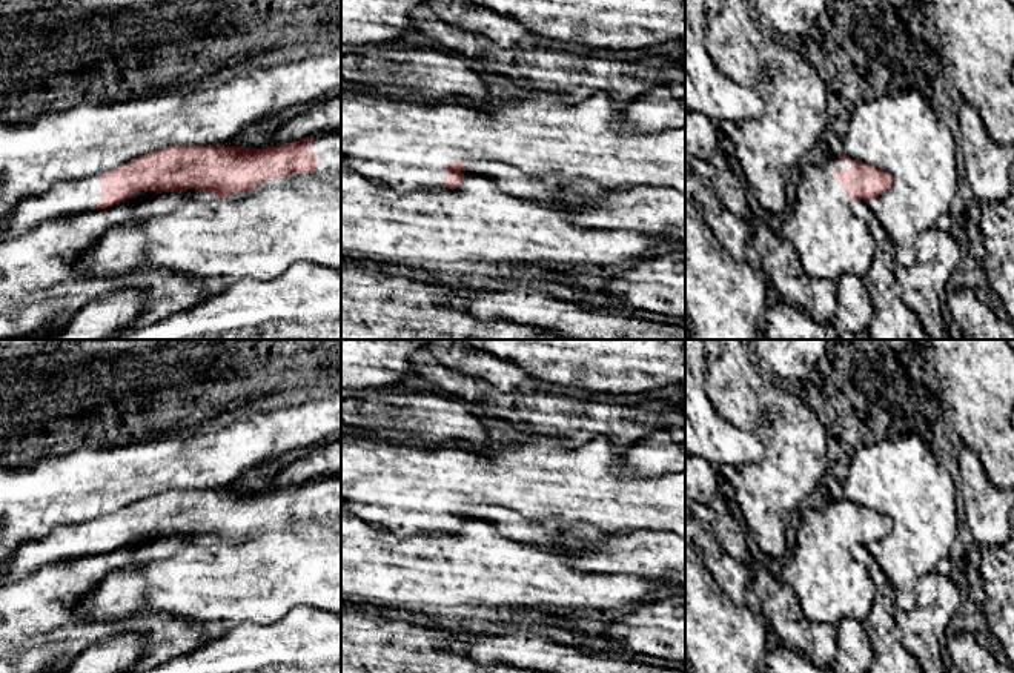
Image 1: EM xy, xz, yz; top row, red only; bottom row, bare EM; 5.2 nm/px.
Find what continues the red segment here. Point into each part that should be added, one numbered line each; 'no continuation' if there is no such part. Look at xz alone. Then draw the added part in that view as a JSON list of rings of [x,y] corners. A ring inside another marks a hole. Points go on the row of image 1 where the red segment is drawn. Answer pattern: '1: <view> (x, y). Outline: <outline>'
1: xz (406, 146). Outline: [[[535,91],[527,98],[516,97],[485,106],[456,103],[422,106],[389,100],[384,95],[356,95],[341,98],[341,155],[349,158],[353,169],[366,178],[406,194],[442,189],[444,169],[453,160],[509,164],[532,180],[552,177],[562,189],[578,178],[588,178],[604,191],[656,186],[685,194],[685,128],[656,134],[616,131],[613,124],[622,117],[622,111],[624,104],[605,92],[588,95],[579,101],[567,101],[559,95]]]

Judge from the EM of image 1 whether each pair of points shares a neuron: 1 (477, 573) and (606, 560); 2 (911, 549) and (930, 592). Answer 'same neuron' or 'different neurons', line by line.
1: different neurons
2: different neurons

